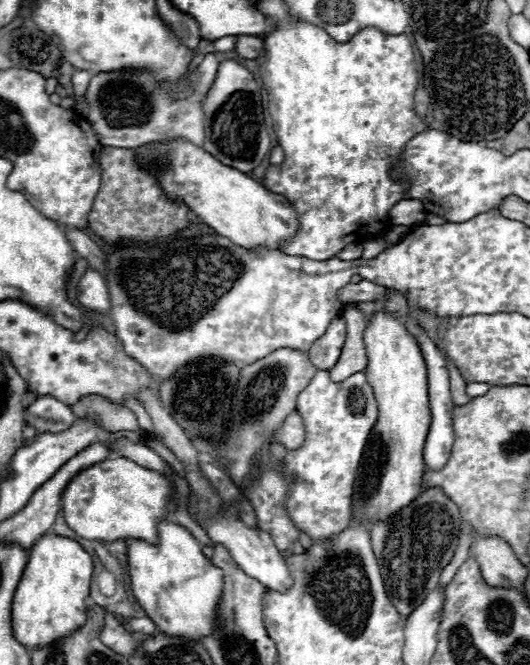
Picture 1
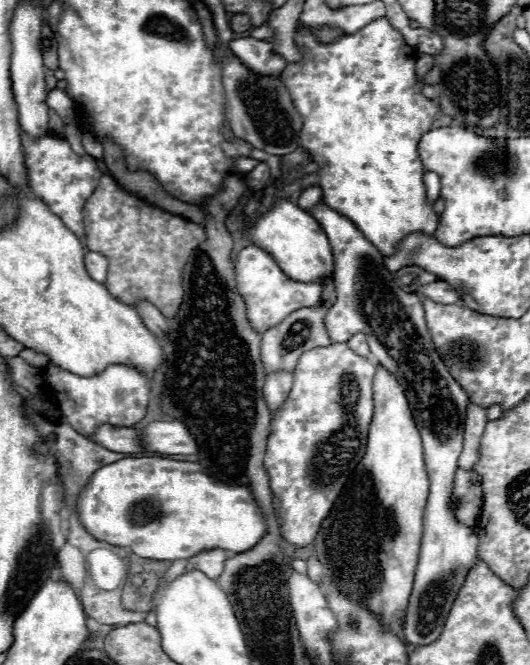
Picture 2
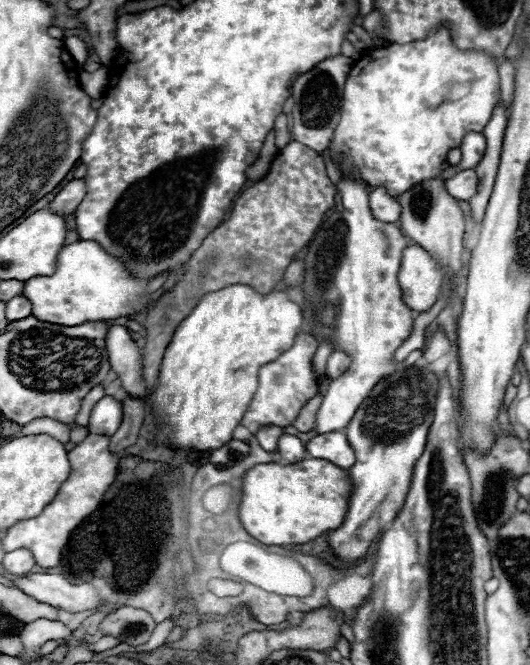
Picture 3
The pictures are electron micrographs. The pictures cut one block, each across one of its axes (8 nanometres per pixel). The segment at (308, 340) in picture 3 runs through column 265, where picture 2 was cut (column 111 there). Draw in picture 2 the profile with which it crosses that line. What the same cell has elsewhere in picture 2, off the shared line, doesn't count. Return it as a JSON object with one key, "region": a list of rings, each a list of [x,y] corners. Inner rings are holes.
{"region":[[[54,364],[46,366],[46,382],[48,386],[56,392],[58,402],[62,404],[62,412],[66,414],[66,418],[72,422],[70,426],[90,438],[90,434],[94,434],[94,430],[102,424],[112,424],[112,426],[134,426],[136,422],[140,422],[146,414],[148,408],[148,394],[150,394],[150,382],[148,378],[124,364],[112,364],[108,366],[102,374],[90,376],[90,378],[82,378],[70,372],[64,372],[60,368],[56,368]]]}

